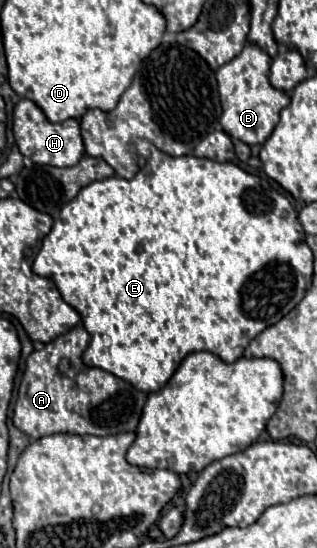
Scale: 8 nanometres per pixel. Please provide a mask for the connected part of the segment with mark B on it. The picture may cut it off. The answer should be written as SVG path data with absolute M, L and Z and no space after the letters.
M246 43L238 57L234 57L230 63L222 65L216 71L218 91L224 109L220 125L226 133L230 133L232 139L240 139L246 145L262 145L278 123L280 111L290 103L290 97L284 91L270 85L270 63L272 57L264 49L260 49L256 43Z

